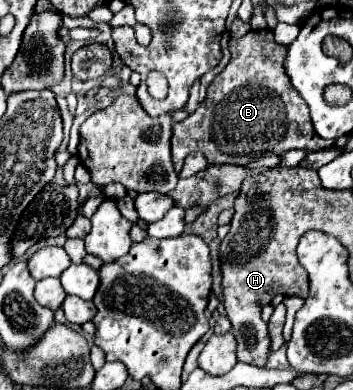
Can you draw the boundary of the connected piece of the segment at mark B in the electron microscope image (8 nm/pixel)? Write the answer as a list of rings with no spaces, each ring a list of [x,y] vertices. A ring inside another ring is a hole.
[[[250,30],[242,38],[232,38],[228,48],[230,62],[208,86],[204,102],[172,128],[171,156],[176,172],[192,152],[204,152],[210,164],[248,164],[260,156],[284,154],[294,148],[314,152],[334,144],[314,132],[308,106],[284,70],[288,48],[274,40],[272,30]]]

